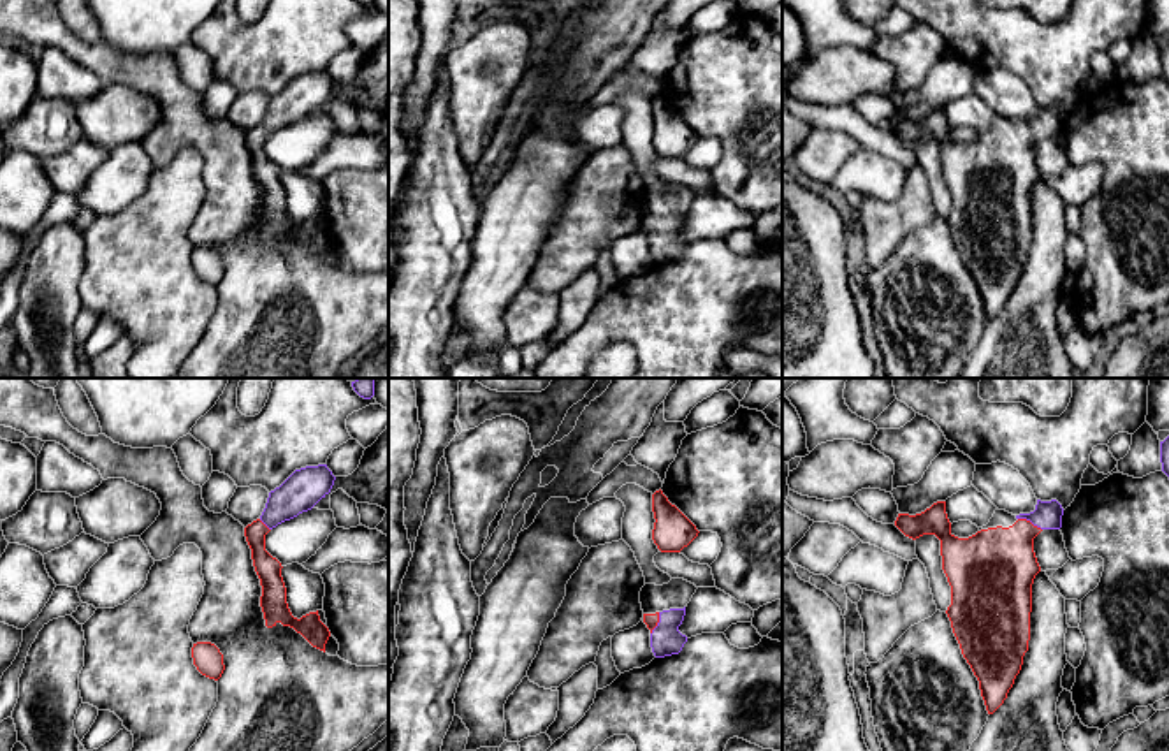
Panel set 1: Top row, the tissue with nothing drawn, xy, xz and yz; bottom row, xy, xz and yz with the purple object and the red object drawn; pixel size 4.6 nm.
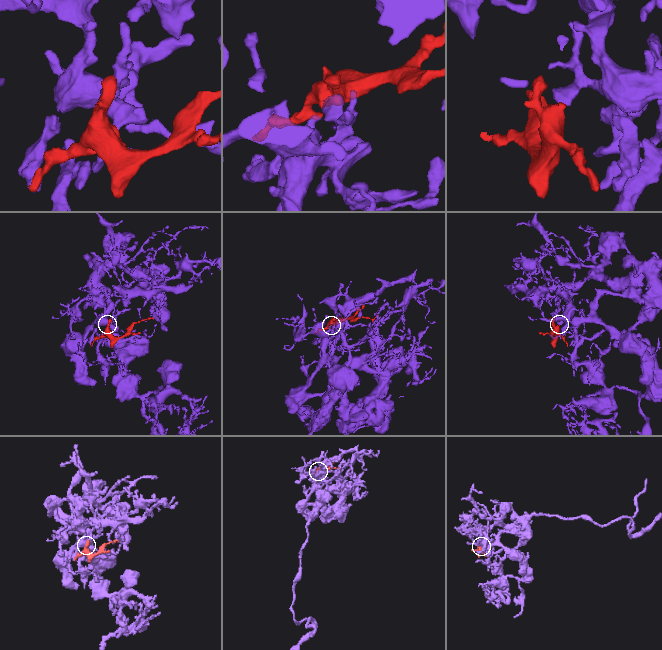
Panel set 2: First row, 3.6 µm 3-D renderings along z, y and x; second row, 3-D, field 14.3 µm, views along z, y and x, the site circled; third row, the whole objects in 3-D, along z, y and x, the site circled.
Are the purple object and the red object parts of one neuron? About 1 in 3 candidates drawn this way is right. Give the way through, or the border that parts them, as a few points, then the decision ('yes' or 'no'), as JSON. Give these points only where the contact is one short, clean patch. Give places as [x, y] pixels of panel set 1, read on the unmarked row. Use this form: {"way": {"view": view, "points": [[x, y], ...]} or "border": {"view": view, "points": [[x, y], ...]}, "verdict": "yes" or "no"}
{"way": {"view": "yz", "points": [[1048, 120], [1031, 127], [999, 171]]}, "verdict": "yes"}

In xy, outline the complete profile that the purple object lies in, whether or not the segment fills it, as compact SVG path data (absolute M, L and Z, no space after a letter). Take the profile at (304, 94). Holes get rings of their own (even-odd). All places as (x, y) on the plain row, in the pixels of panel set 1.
M327 70L295 76L280 93L269 98L262 121L244 134L246 148L251 155L255 178L260 185L260 213L265 232L278 229L294 234L313 253L325 259L330 243L329 234L320 227L318 216L294 223L287 209L287 193L281 183L281 169L265 157L265 141L278 130L311 116L325 104L336 83Z

